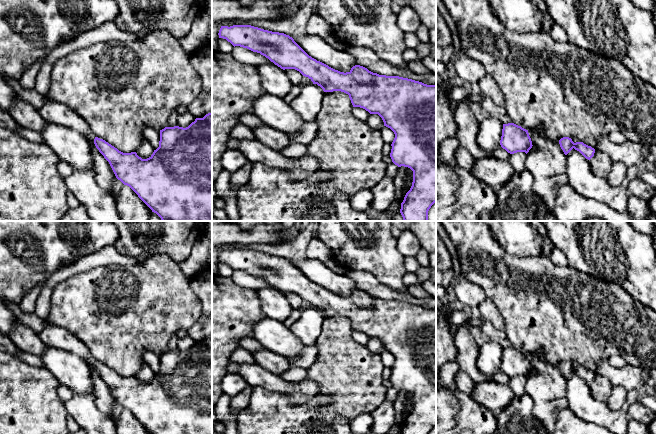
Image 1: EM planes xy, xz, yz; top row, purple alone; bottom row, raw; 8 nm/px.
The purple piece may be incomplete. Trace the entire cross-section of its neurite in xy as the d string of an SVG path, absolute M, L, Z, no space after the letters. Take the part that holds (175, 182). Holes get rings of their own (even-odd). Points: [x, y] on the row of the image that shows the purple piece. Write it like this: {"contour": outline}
{"contour": "M212 112L206 114L203 118L196 118L195 121L186 128L174 126L165 127L160 130L159 147L154 150L153 154L147 159L142 159L136 152L123 153L98 137L95 137L94 144L99 152L109 162L116 178L124 185L129 186L152 210L152 212L156 213L161 218L162 221L212 221Z"}

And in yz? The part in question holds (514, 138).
{"contour": "M514 123L503 124L500 145L508 153L525 152L532 148L532 141L528 130Z"}

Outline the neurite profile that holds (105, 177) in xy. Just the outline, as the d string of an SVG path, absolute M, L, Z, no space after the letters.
M88 139L91 144L92 157L94 161L94 172L96 175L96 181L106 192L111 196L114 195L111 192L111 187L117 179L109 162L99 152L94 144L94 140Z

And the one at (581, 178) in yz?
M574 148L566 155L567 184L579 195L606 204L618 212L628 210L627 185L611 186L606 178L597 177L589 160Z

